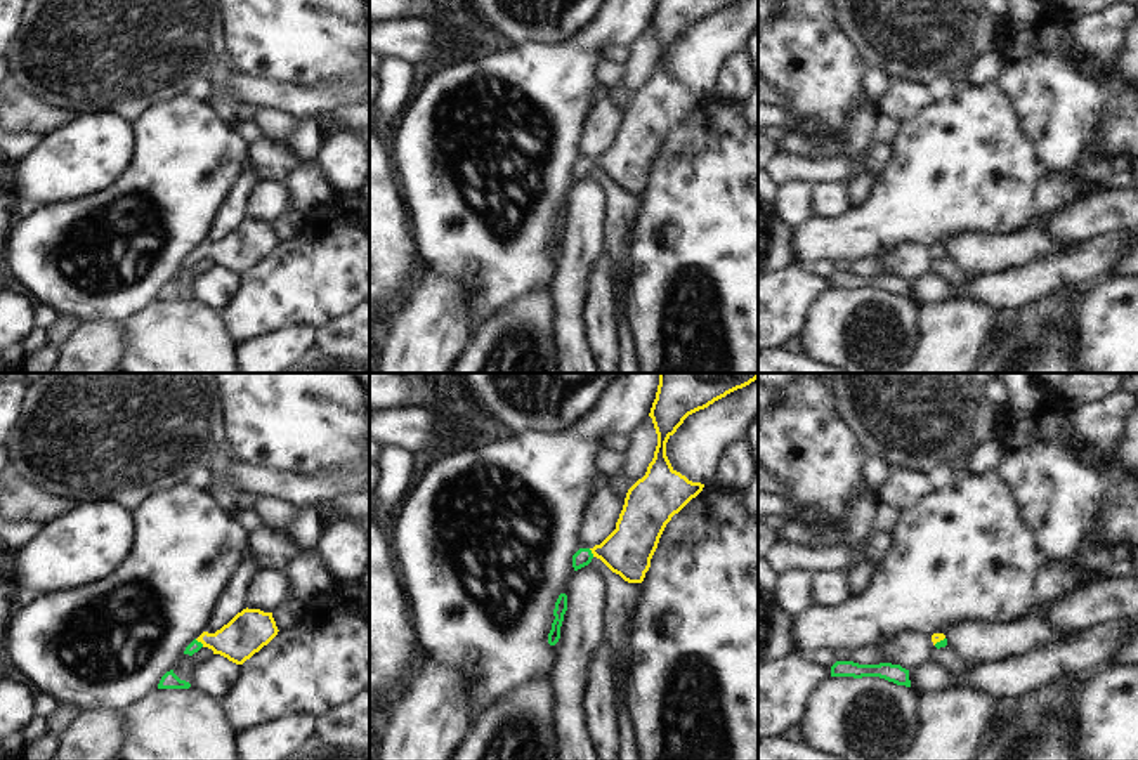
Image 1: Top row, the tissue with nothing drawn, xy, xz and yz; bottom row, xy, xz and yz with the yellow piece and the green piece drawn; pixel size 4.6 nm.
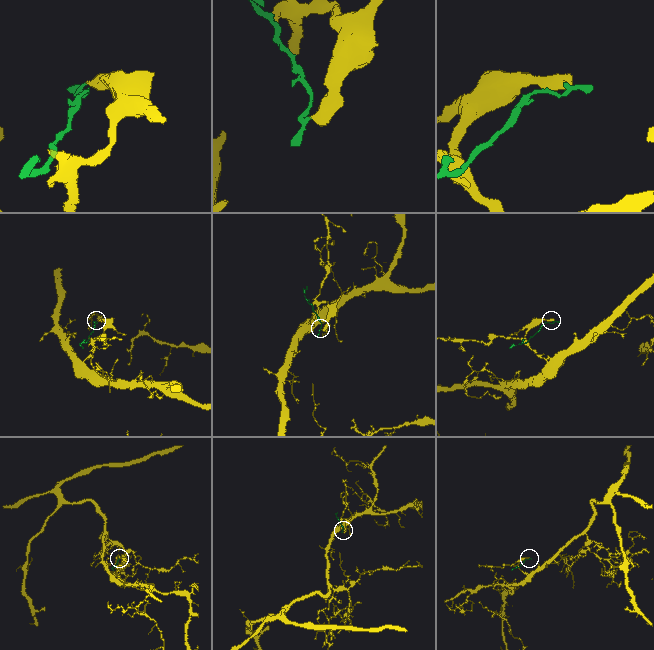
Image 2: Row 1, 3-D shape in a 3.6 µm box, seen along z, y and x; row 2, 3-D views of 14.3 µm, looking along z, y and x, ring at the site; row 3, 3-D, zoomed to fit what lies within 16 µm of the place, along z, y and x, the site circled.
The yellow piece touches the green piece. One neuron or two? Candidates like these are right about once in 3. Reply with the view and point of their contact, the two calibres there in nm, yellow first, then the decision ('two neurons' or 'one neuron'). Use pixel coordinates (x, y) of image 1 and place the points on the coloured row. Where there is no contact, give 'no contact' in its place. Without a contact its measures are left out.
contact xy (200, 641); calibres 190 and 60 nm; one neuron

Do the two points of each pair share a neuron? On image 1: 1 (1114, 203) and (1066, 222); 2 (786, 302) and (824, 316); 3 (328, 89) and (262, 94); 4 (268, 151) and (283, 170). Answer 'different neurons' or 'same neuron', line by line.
1: same neuron
2: different neurons
3: same neuron
4: same neuron

